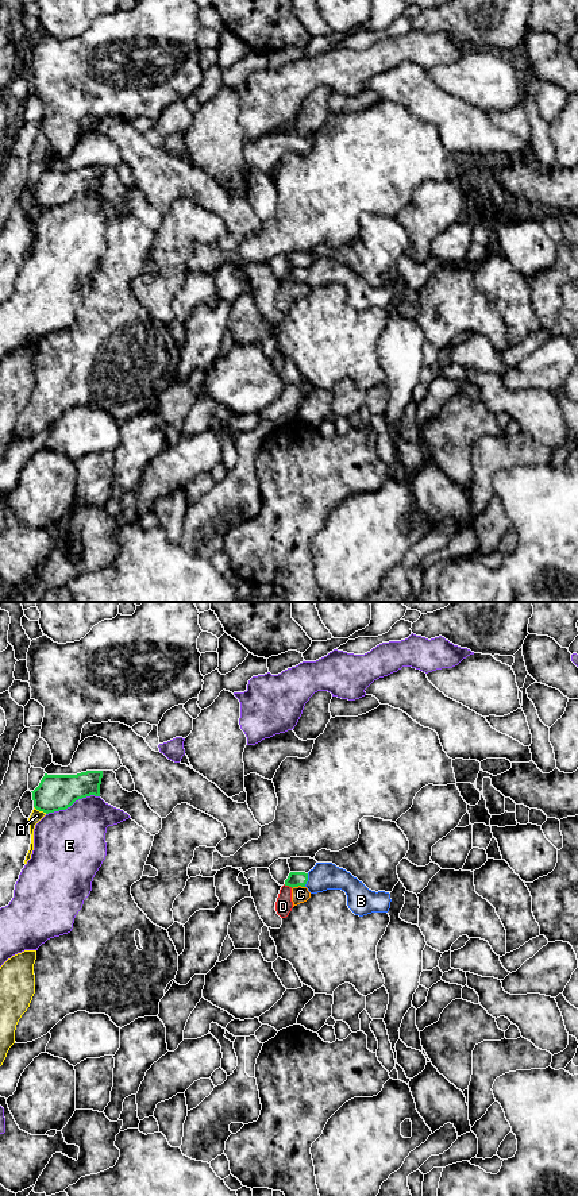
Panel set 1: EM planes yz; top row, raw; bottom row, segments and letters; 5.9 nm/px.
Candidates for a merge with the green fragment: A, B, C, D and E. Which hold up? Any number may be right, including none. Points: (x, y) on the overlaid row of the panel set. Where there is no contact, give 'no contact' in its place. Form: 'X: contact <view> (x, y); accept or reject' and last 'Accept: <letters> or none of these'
A: contact yz (41, 810); reject
B: contact yz (307, 880); accept
C: contact yz (297, 886); reject
D: contact yz (288, 884); reject
E: contact yz (72, 803); reject
Accept: B

